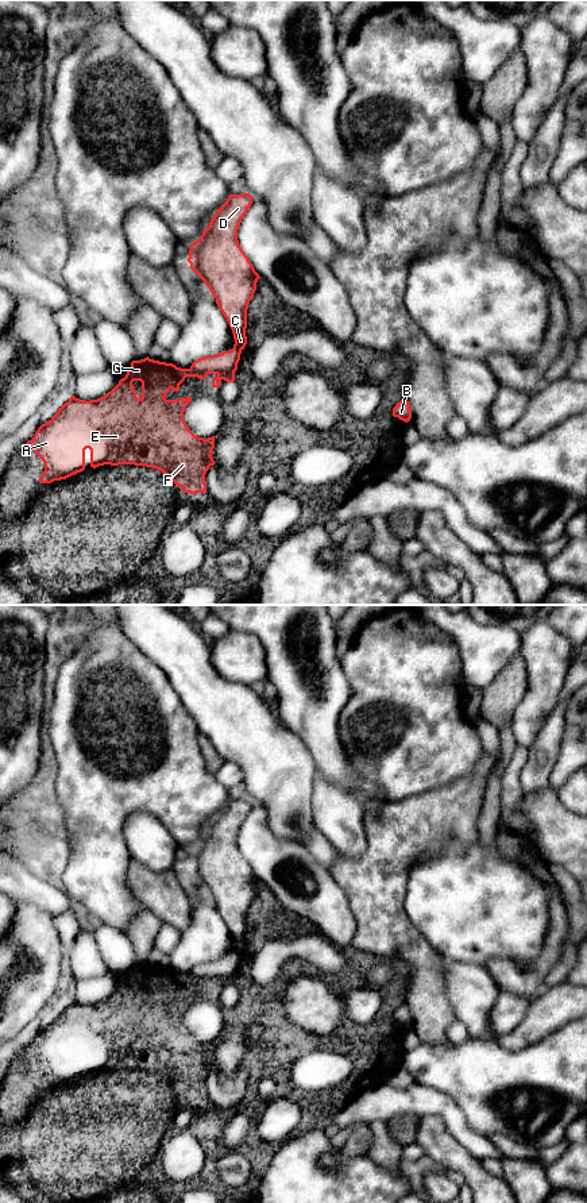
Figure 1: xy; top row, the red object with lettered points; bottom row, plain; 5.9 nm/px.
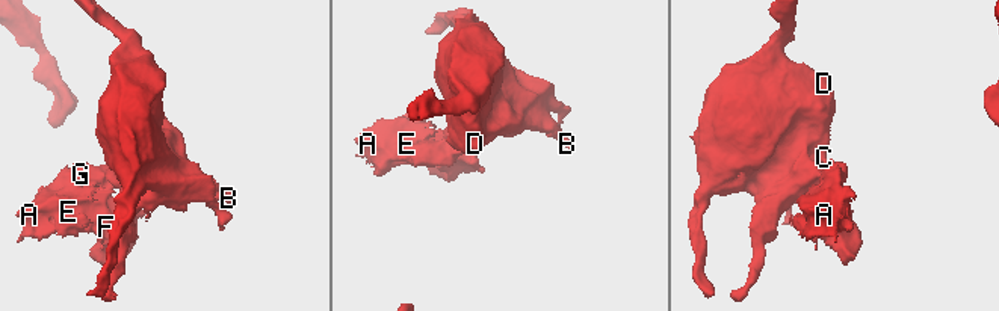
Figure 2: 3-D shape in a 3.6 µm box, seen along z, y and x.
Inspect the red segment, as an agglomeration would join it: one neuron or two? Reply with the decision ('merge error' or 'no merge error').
merge error

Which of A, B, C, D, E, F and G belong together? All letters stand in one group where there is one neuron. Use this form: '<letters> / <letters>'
A E F G / B C D

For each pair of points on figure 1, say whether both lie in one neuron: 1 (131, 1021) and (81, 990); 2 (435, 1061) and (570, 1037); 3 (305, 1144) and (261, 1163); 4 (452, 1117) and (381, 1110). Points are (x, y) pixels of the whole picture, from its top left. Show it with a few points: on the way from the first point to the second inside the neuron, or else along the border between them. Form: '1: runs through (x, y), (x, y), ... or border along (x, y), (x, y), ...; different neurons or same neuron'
1: border along (124, 982), (100, 1002), (80, 1005), (73, 1001); different neurons
2: runs through (468, 1064), (536, 1064); same neuron
3: border along (280, 1145), (258, 1186); different neurons
4: runs through (435, 1103), (398, 1103); same neuron

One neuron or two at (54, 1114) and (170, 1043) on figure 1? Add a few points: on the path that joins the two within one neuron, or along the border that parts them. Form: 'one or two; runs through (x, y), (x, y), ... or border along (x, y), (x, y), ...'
one; runs through (82, 1114), (99, 1114), (142, 1071)

